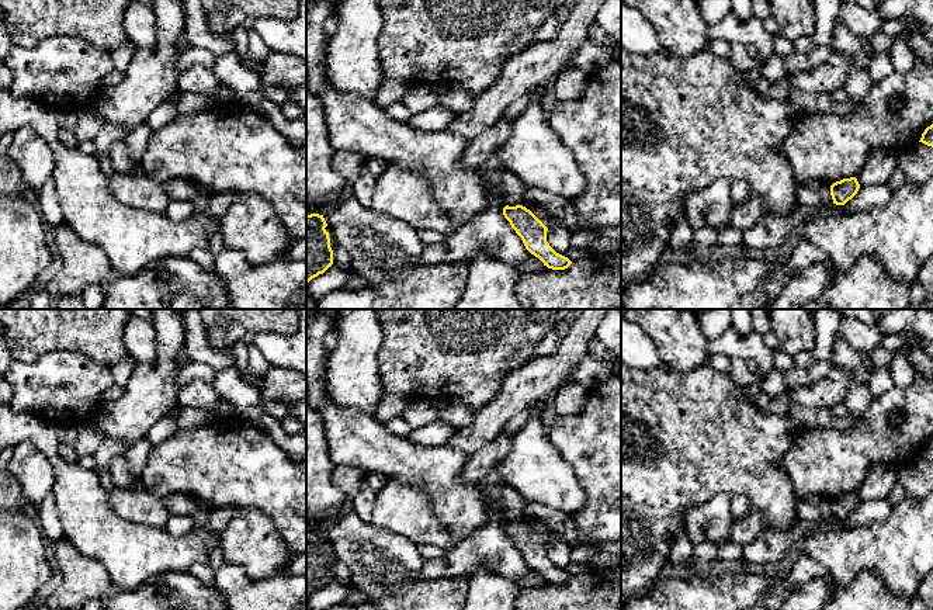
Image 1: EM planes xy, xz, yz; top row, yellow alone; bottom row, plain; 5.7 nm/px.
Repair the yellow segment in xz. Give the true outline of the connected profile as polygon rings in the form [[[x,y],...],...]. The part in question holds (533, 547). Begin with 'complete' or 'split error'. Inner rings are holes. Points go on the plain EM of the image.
complete; [[[516,520],[503,523],[504,533],[521,552],[526,564],[538,572],[544,580],[552,585],[565,585],[572,576],[556,568],[547,557],[548,543],[526,521]]]

